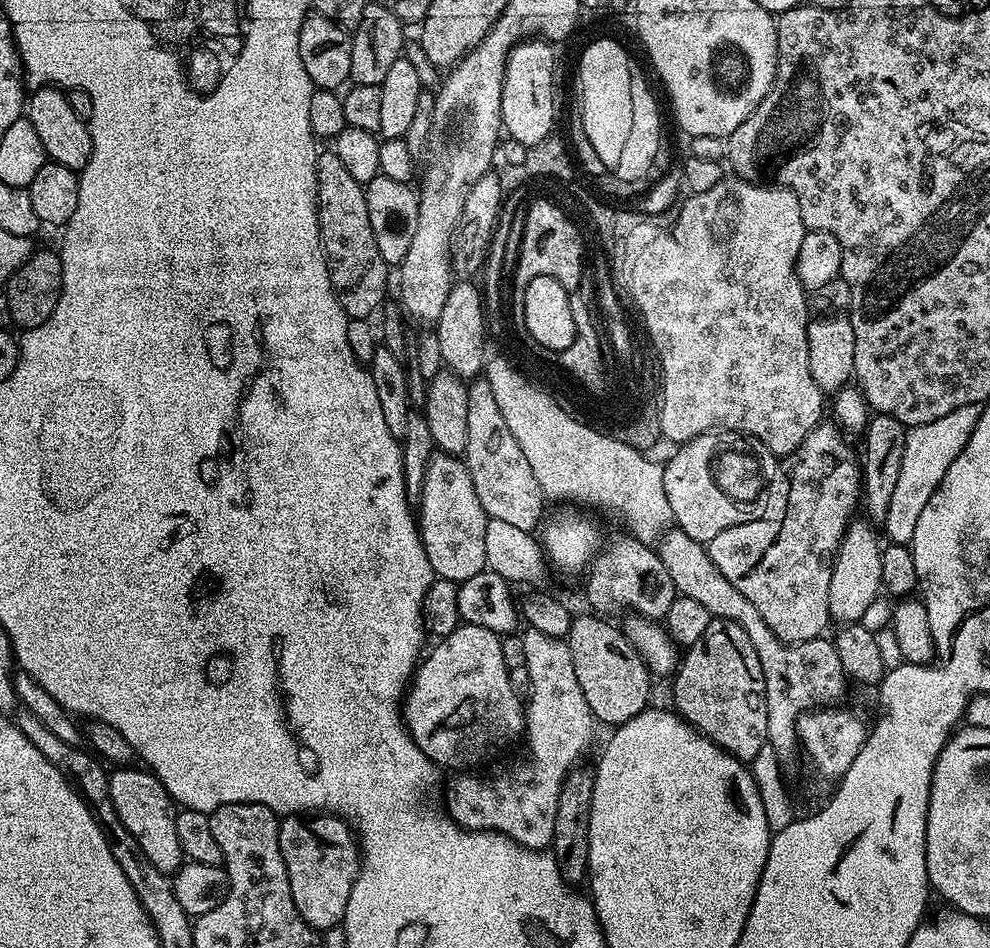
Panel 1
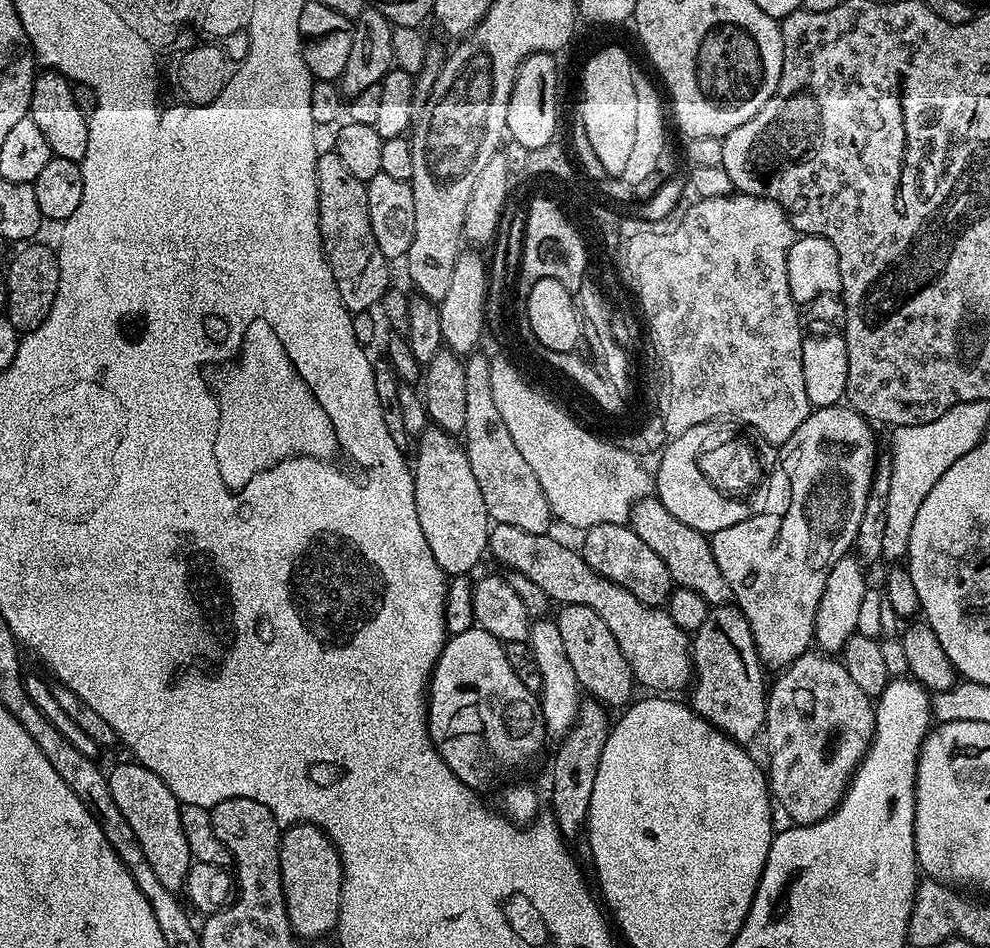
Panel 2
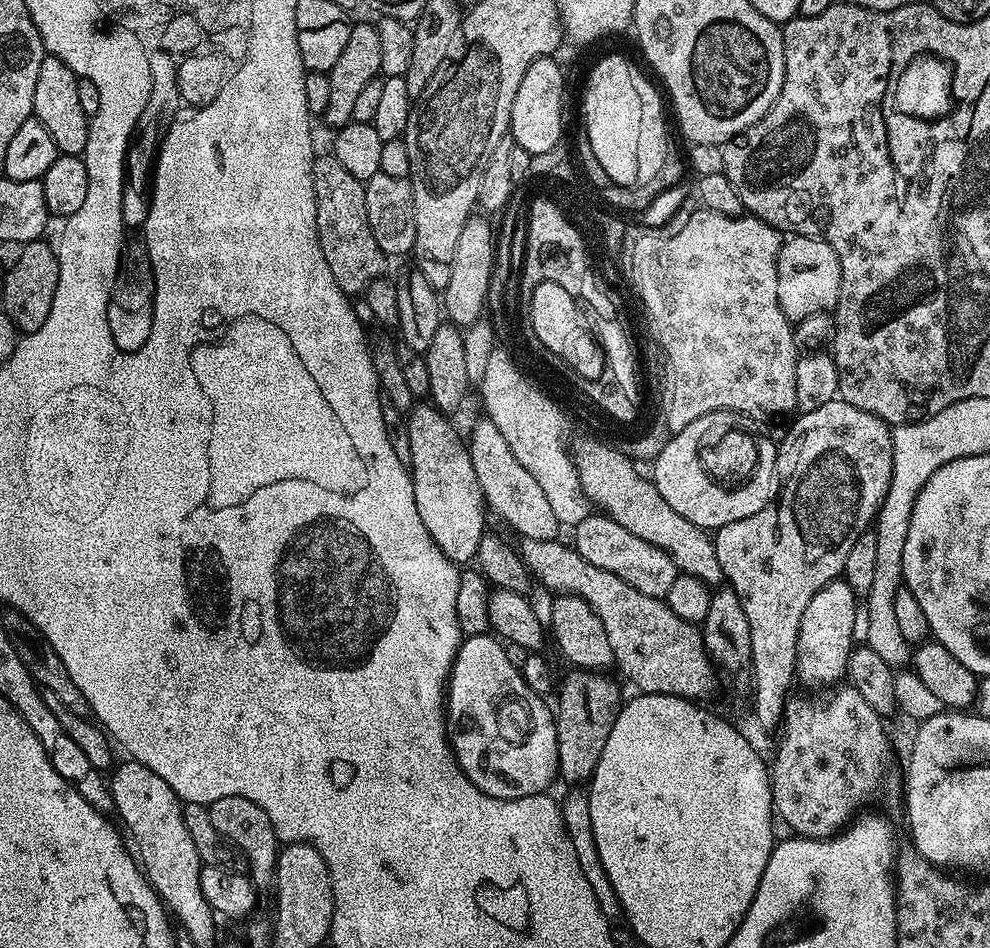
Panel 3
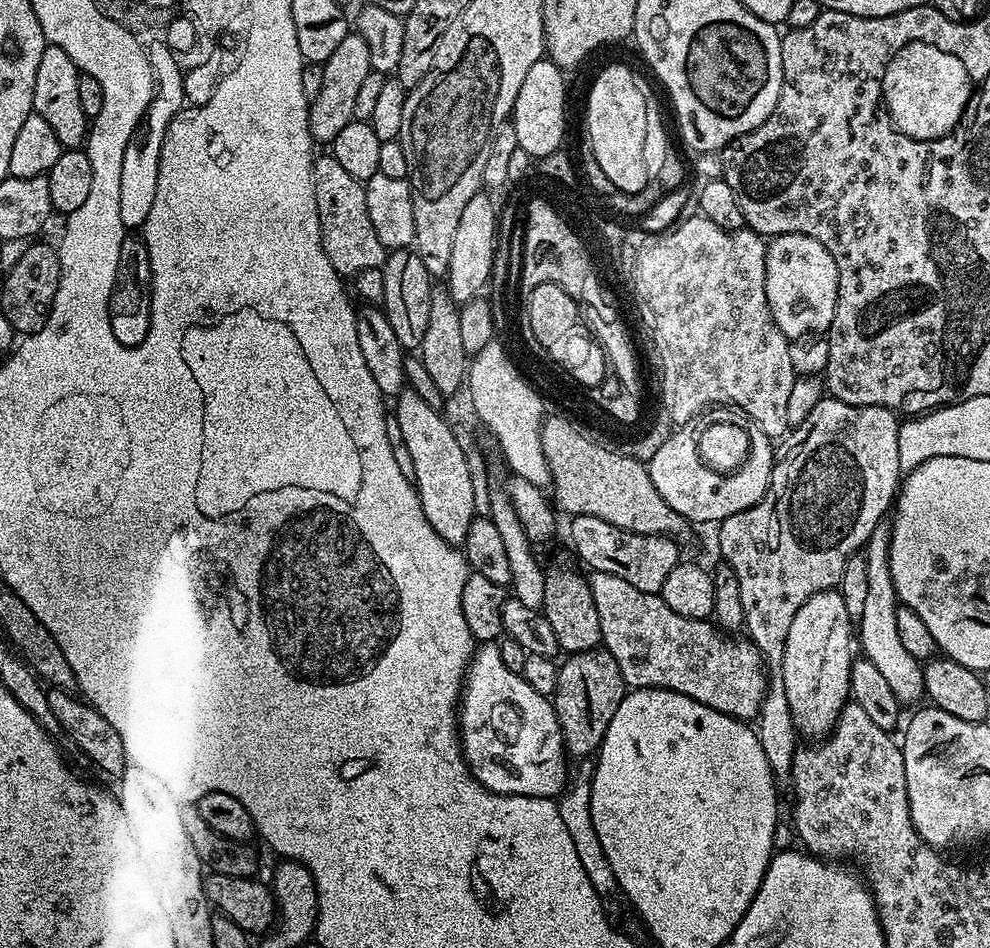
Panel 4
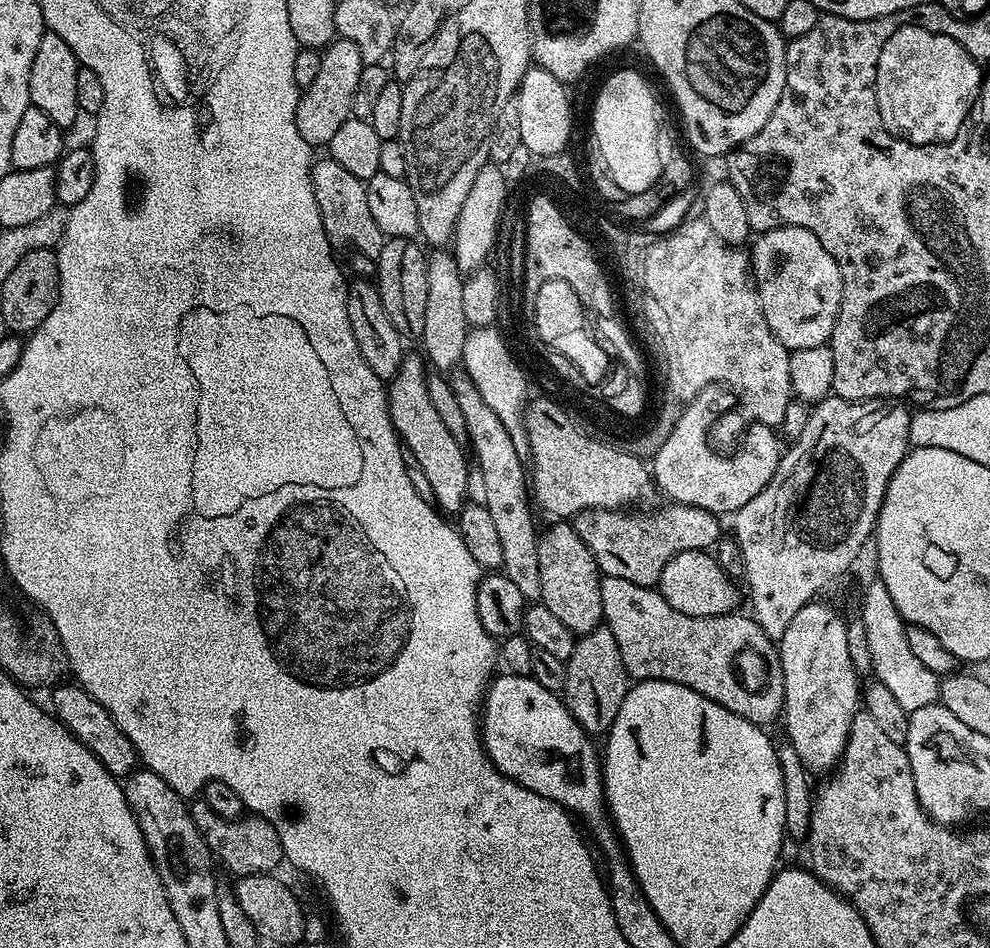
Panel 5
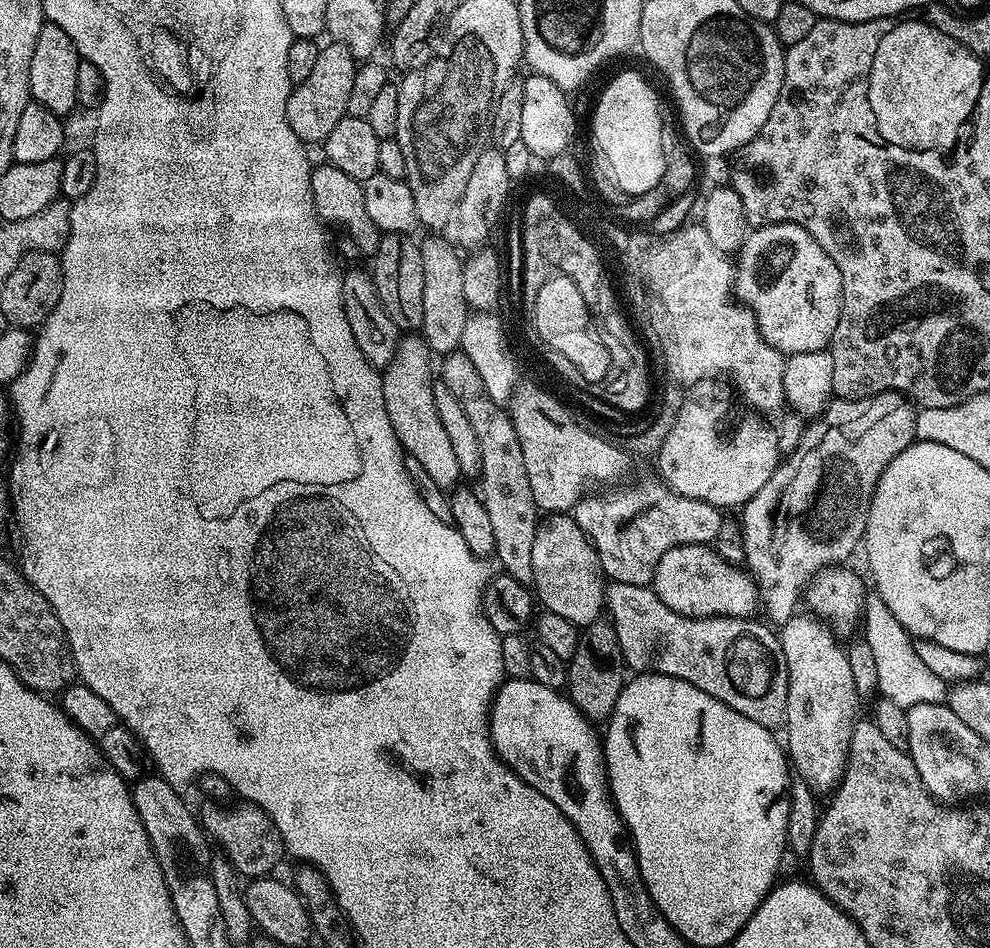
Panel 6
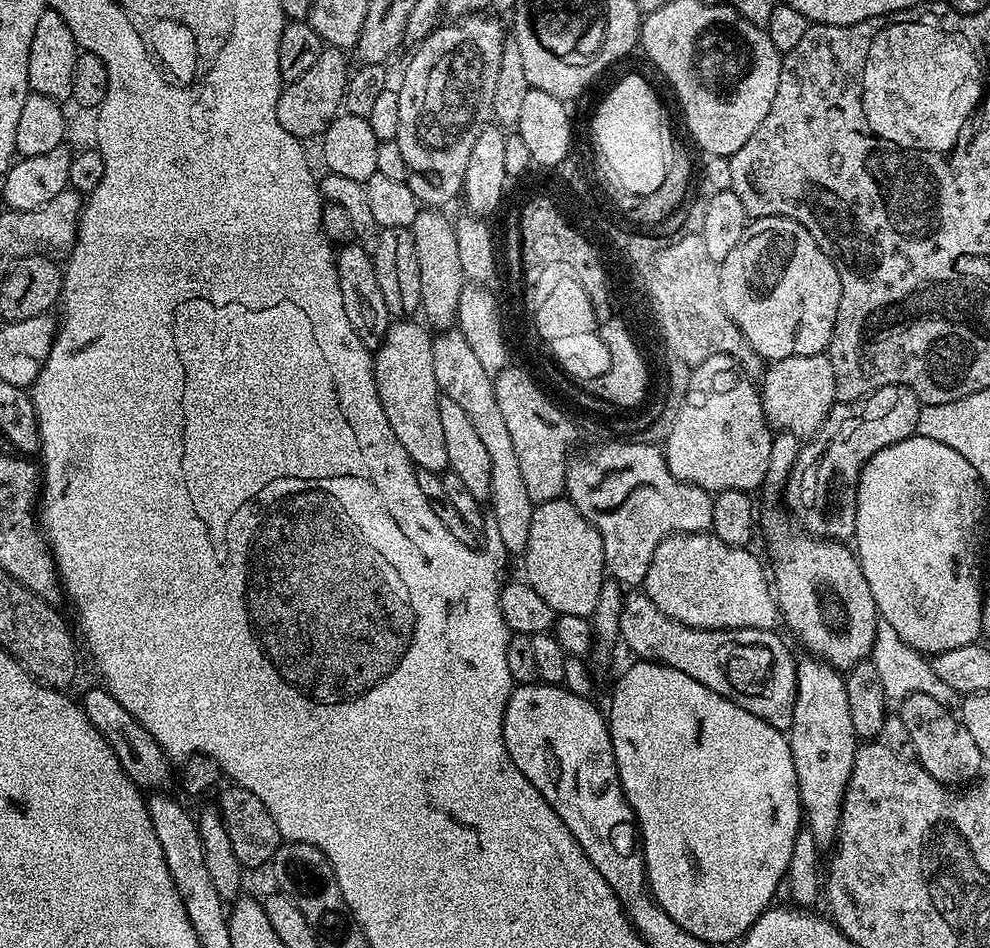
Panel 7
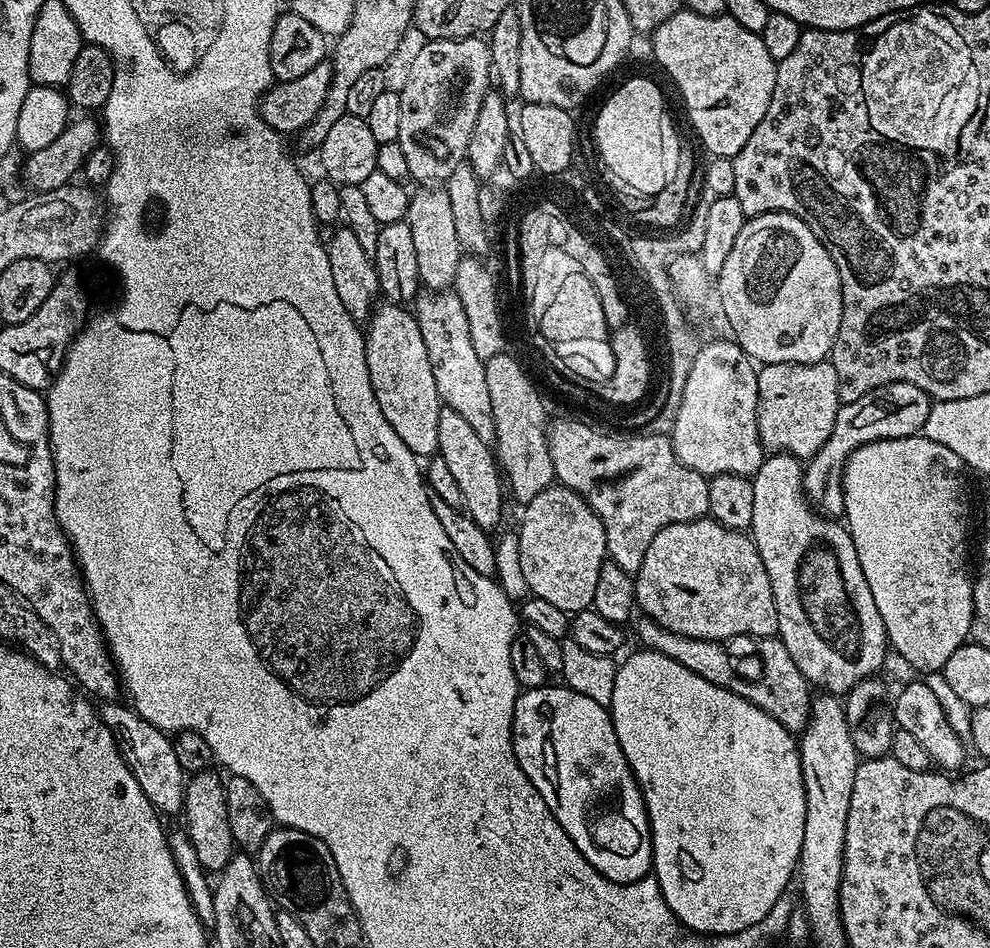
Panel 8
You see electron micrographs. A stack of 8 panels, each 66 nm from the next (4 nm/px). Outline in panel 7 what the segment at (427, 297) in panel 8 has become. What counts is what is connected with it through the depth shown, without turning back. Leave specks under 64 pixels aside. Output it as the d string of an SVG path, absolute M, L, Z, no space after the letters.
M444 330L439 334L433 335L432 337L432 349L434 350L434 378L438 382L441 393L445 396L449 396L458 402L464 413L470 418L471 425L474 426L475 432L479 435L479 440L483 441L483 445L486 446L487 453L490 454L490 490L489 490L489 505L492 504L492 512L490 508L490 514L494 516L494 524L496 526L496 532L503 544L503 546L510 552L516 552L516 554L523 553L523 550L526 546L526 540L529 537L530 532L530 518L532 517L532 510L534 507L534 502L529 498L529 494L526 491L526 482L522 482L522 470L518 467L518 456L514 454L514 442L510 439L510 433L506 431L506 422L502 418L502 410L498 410L498 398L494 394L494 380L493 377L482 367L482 362L478 362L478 357L474 355L474 350L470 347L470 342L466 342L464 335L458 330Z

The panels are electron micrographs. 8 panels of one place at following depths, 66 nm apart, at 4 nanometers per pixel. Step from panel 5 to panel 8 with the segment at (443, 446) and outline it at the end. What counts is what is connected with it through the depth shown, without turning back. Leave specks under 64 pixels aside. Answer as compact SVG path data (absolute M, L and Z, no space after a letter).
M380 302L373 307L364 332L366 366L370 370L374 398L378 398L378 407L382 409L386 422L394 426L394 434L410 446L417 458L431 458L437 455L439 446L440 395L438 385L434 383L434 370L426 354L422 330L418 330L415 315L406 309L391 302Z

